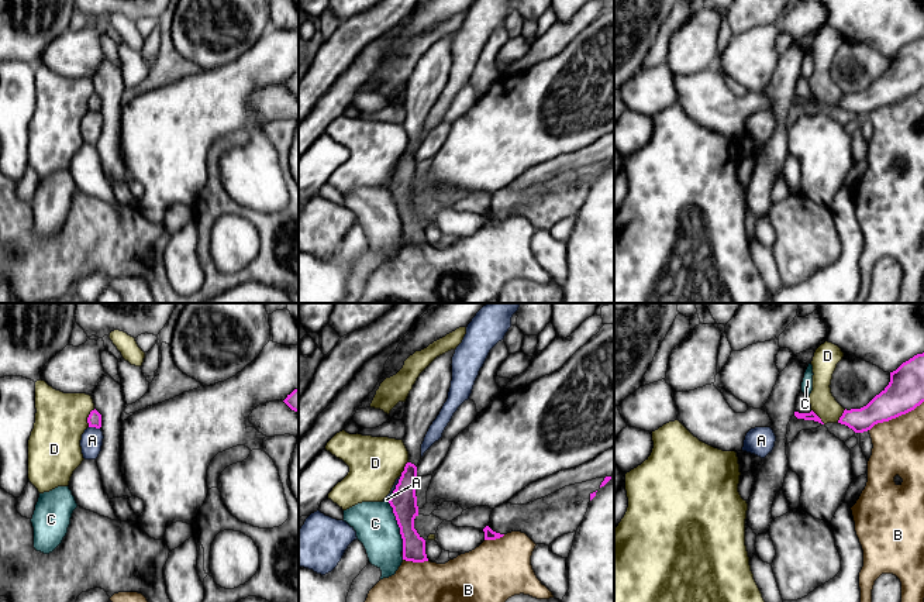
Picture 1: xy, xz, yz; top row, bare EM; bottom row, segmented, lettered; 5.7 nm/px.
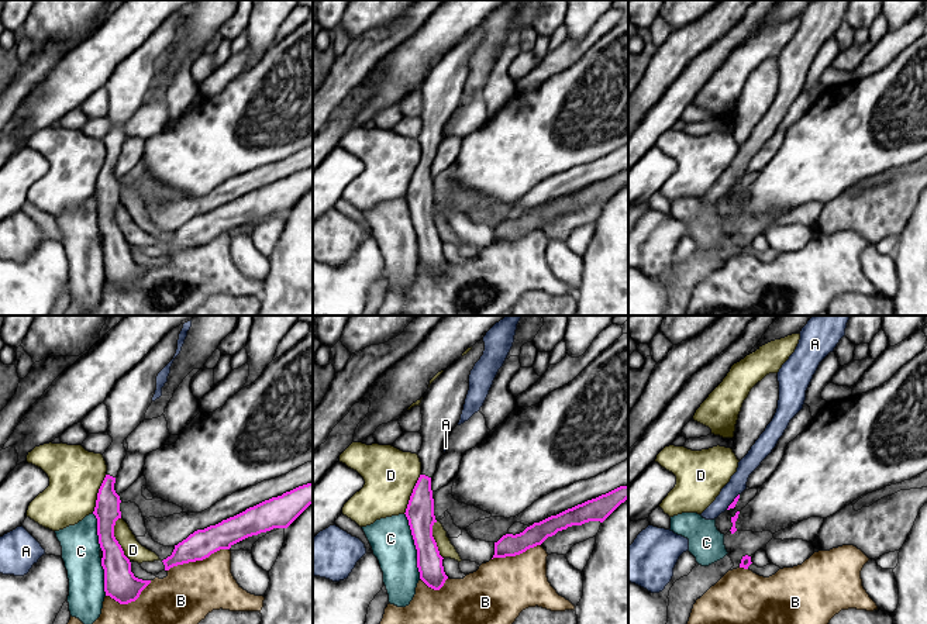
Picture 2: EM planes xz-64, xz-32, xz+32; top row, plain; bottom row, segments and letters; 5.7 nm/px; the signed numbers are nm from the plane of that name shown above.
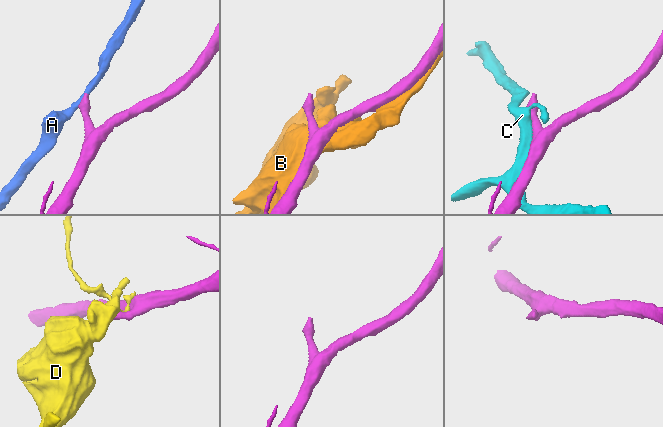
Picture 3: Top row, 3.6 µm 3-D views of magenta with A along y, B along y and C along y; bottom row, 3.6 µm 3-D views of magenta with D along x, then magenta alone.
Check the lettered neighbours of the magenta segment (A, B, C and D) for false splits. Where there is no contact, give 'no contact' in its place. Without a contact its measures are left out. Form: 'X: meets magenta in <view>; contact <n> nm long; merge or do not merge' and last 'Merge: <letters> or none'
A: meets magenta in xy; contact 70 nm long; do not merge
B: meets magenta in yz; contact 360 nm long; do not merge
C: meets magenta in xz; contact 300 nm long; do not merge
D: meets magenta in xy; contact 110 nm long; do not merge
Merge: none

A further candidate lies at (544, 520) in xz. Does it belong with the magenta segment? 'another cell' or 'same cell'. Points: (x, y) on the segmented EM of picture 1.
another cell

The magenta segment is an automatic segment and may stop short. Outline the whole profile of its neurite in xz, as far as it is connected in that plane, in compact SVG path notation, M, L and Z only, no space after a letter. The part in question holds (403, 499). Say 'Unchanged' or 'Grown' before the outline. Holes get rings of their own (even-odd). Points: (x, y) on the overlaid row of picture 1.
Grown. M451 350L437 357L417 378L406 399L403 422L406 436L403 443L408 451L408 462L401 472L399 484L393 491L389 503L393 508L400 534L403 539L403 560L413 563L428 561L425 554L425 540L414 529L414 519L418 516L416 478L417 465L421 460L421 444L424 437L439 414L448 399L452 381Z

